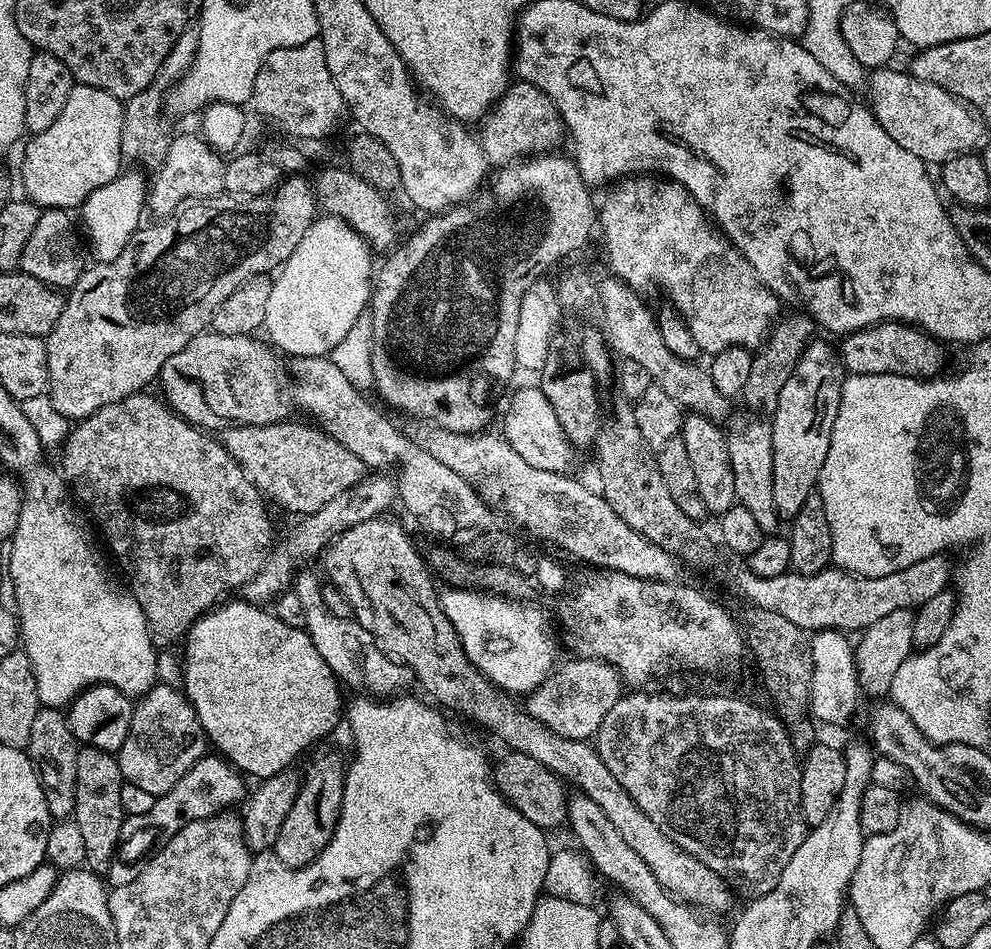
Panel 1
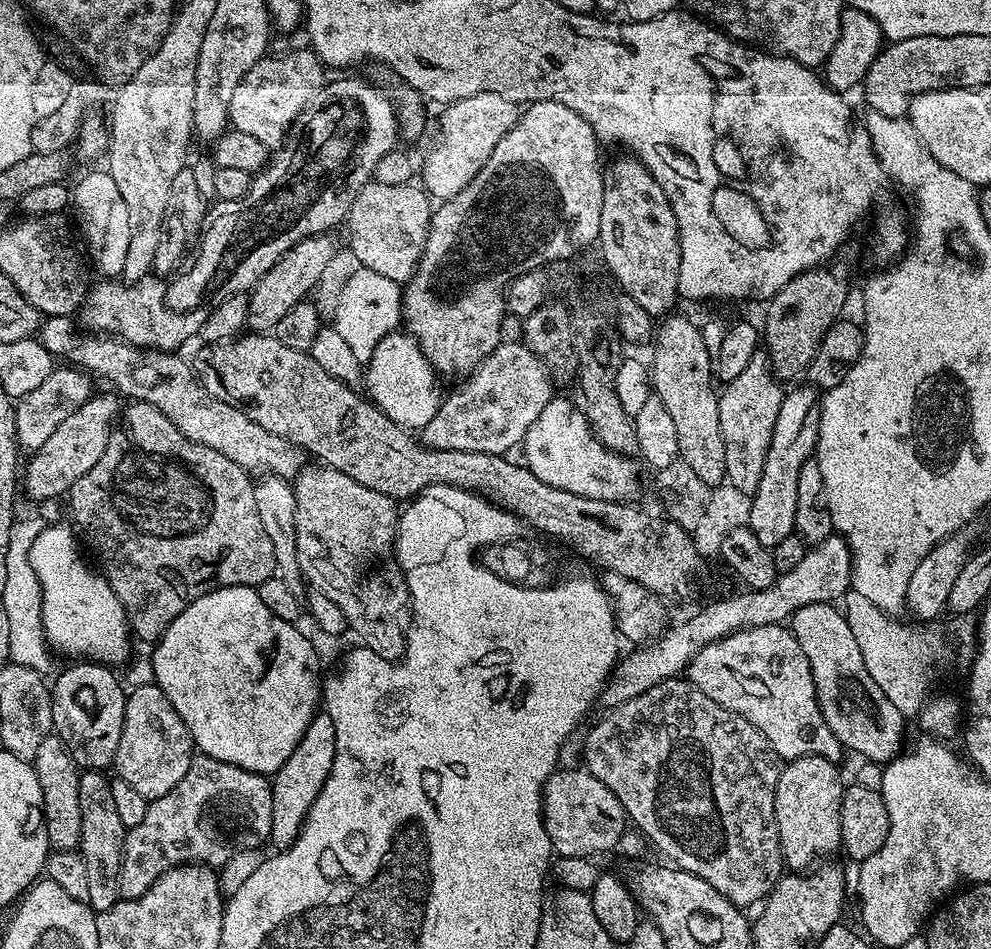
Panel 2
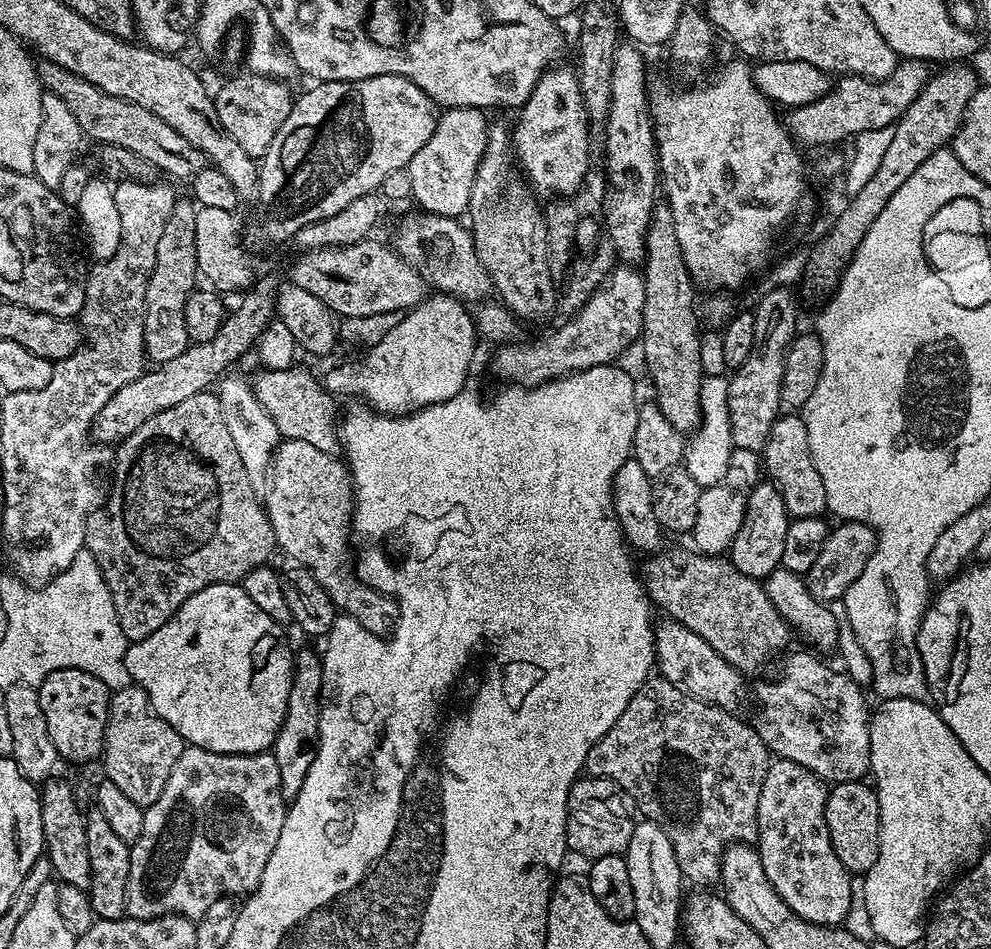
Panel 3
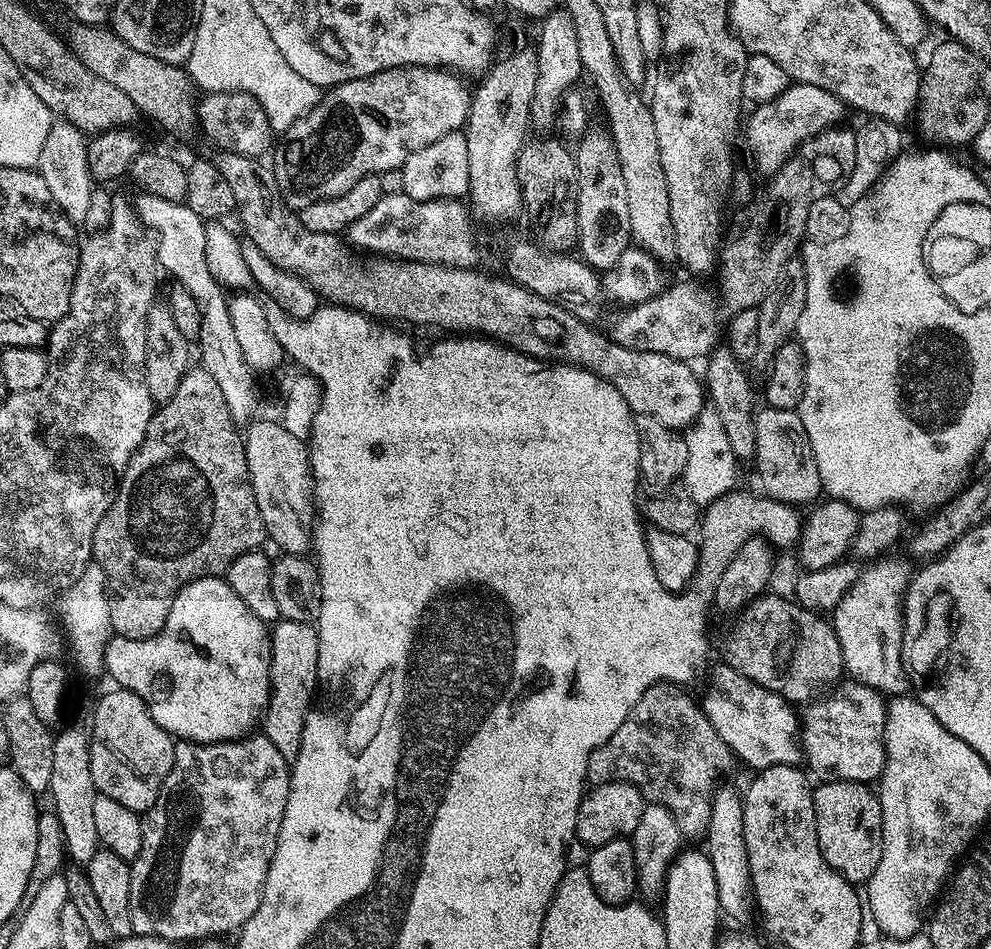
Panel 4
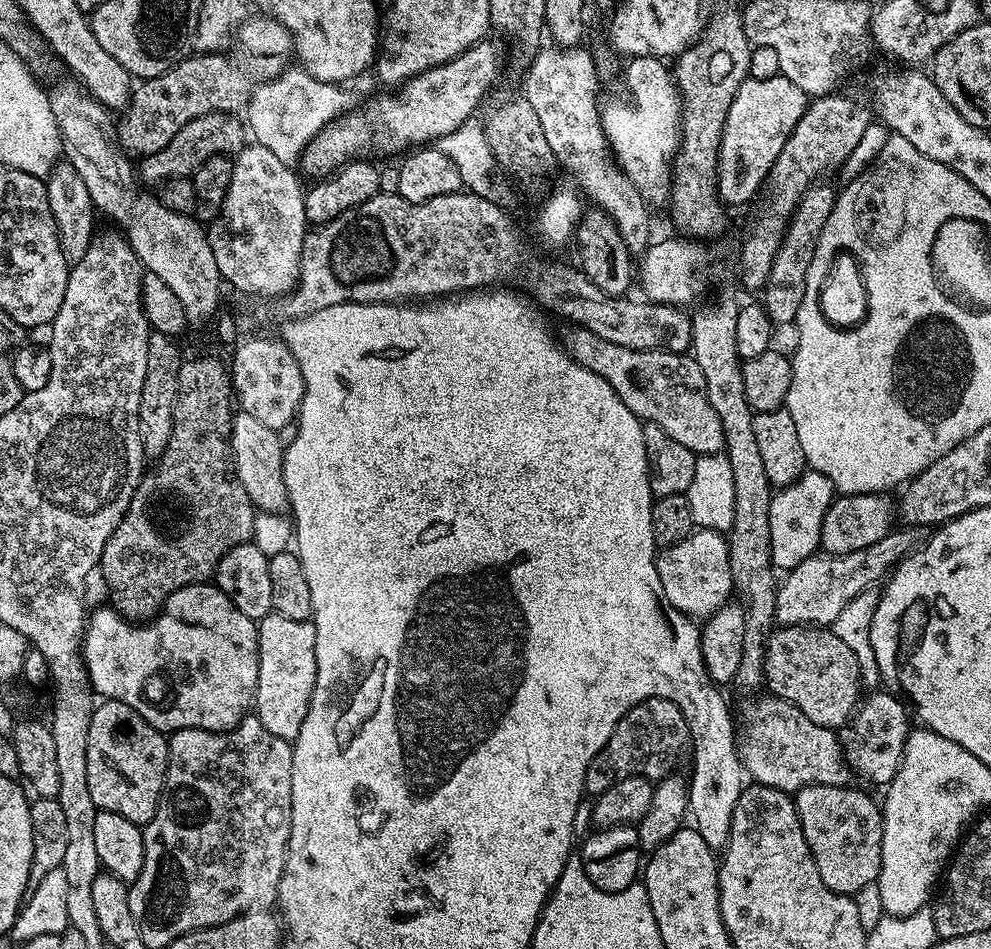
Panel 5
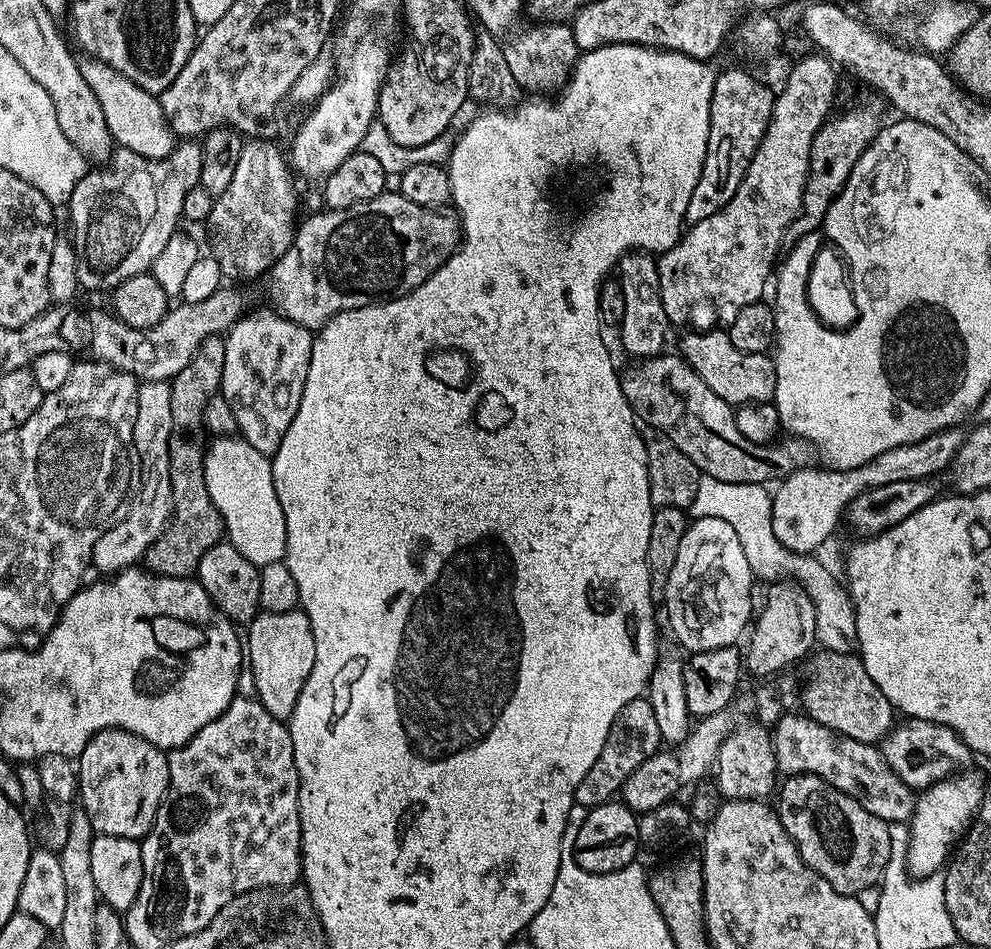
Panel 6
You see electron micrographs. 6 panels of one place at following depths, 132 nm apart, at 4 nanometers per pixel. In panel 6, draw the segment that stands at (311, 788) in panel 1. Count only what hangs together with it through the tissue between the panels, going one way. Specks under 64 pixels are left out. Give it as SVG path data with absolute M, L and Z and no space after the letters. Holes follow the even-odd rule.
M303 610L295 612L257 612L251 624L247 625L246 636L246 664L254 674L256 687L255 699L260 701L274 718L287 721L294 706L298 702L298 694L302 694L302 686L306 686L306 678L310 678L310 670L314 670L314 630L310 626L310 618Z

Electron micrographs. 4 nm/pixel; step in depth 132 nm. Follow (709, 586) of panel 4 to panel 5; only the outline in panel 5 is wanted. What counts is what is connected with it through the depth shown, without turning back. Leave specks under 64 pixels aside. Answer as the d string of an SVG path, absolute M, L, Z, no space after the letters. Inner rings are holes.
M808 470L803 476L781 488L773 495L770 502L770 542L773 549L788 552L789 569L801 564L806 558L817 555L822 534L822 518L826 518L826 510L832 505L834 489L830 478Z

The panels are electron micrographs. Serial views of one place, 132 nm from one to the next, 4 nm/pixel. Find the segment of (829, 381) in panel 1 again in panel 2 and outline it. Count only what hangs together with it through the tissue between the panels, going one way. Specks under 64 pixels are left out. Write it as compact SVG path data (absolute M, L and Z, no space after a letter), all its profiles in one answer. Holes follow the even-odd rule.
M804 382L801 388L791 388L785 391L784 401L778 410L778 422L774 422L774 438L770 442L770 450L766 450L766 466L762 466L762 478L756 491L751 493L752 505L748 508L746 520L746 527L769 550L776 548L782 538L793 535L796 531L798 478L802 474L802 466L813 459L820 433L821 397L817 389L808 382Z

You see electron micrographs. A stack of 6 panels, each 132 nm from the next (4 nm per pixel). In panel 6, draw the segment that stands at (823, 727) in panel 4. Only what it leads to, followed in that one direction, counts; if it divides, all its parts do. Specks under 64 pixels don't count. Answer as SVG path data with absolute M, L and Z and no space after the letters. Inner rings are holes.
M908 718L903 722L905 724L897 723L884 737L879 750L886 758L890 770L894 770L894 774L898 774L898 778L902 778L908 788L926 789L931 784L937 784L965 771L971 765L968 763L974 760L972 749L966 746L966 742L954 730L929 720Z

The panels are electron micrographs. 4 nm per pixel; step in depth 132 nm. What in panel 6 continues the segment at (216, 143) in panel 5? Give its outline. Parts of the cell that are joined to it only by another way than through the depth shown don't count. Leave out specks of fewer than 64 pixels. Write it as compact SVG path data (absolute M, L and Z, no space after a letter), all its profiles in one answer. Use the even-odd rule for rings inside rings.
M192 138L177 143L174 151L161 160L147 160L134 154L134 150L117 147L111 160L95 170L85 172L78 186L74 186L74 194L70 194L66 205L67 235L71 239L72 249L76 252L81 289L111 290L126 282L126 278L148 272L158 254L162 254L162 250L166 250L166 246L173 243L175 236L172 235L175 234L176 227L182 224L182 201L186 198L186 190L199 185L201 174L202 147Z

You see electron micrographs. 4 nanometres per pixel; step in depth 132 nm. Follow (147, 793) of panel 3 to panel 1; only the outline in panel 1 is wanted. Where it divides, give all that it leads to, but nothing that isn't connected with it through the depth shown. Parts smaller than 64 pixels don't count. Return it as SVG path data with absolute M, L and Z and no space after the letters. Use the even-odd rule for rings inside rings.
M158 682L135 701L129 734L118 753L120 769L127 783L139 786L156 797L161 796L169 792L174 782L178 782L178 778L182 778L182 774L186 774L186 770L190 770L190 766L194 766L194 762L201 760L205 754L206 737L198 722L198 714L179 687L171 688L164 682Z

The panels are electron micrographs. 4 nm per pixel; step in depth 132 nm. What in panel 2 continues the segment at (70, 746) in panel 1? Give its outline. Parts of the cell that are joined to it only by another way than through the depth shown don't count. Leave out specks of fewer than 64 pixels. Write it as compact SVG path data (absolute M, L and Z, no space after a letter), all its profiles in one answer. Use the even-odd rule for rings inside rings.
M55 734L47 736L42 746L38 746L34 767L38 774L38 786L42 790L44 825L49 845L62 852L79 849L82 838L82 806L78 806L81 769L68 753L67 746Z

